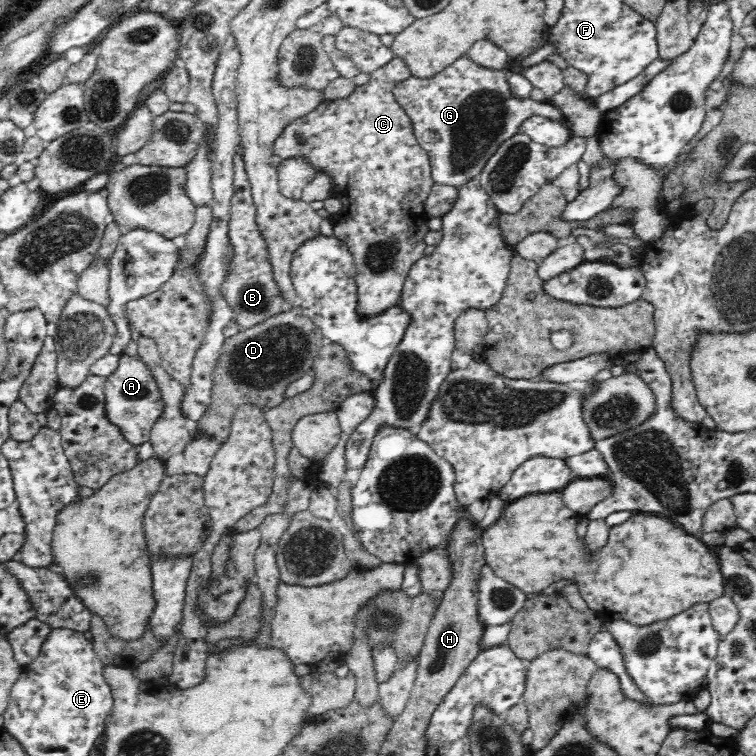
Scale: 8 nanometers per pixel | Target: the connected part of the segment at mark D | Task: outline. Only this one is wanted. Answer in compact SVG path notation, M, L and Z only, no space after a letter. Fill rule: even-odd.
M297 304L225 339L214 367L210 404L197 422L192 422L192 440L210 437L224 444L228 441L234 413L240 406L252 404L262 411L278 406L289 384L313 370L321 339L314 321Z

